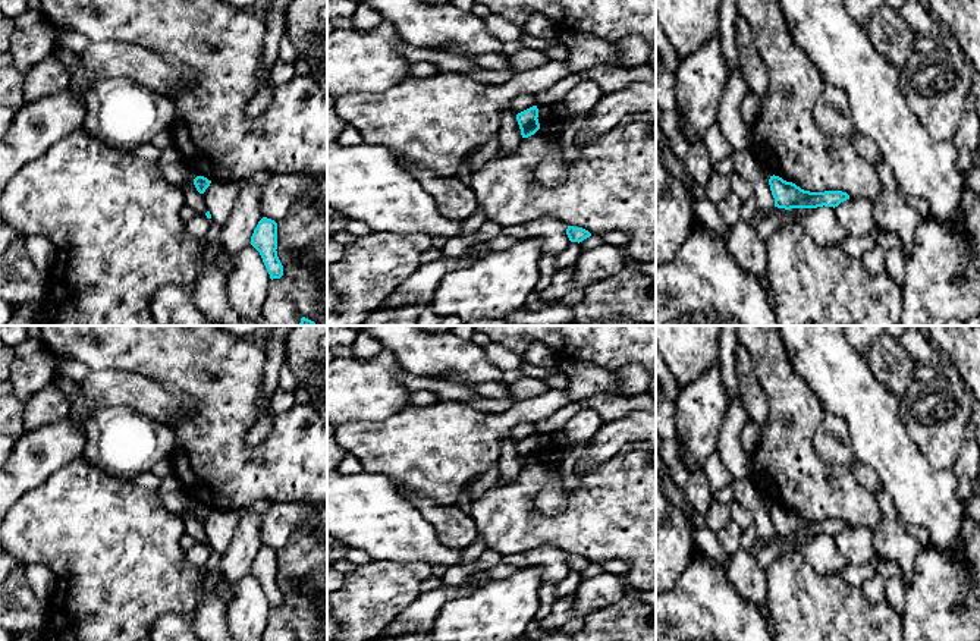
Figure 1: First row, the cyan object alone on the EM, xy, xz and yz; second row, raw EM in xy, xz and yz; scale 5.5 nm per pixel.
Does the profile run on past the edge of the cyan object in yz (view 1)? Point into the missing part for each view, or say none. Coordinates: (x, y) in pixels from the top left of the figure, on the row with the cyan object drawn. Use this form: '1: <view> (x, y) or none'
1: none

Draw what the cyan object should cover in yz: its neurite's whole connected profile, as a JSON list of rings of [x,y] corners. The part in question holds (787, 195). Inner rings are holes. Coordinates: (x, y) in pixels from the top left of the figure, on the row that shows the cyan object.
[[[770,176],[770,191],[778,208],[817,208],[817,207],[838,207],[841,202],[849,199],[849,195],[842,191],[810,192],[804,191],[792,182],[786,182],[779,176]]]

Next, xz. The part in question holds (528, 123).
[[[533,106],[516,114],[516,120],[518,120],[522,138],[528,138],[540,129],[540,123],[537,117],[538,117],[537,106]]]

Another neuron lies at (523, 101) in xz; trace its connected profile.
[[[521,94],[513,100],[511,109],[518,114],[533,106],[535,106],[535,94]]]

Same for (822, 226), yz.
[[[817,207],[808,216],[770,216],[757,226],[758,238],[766,242],[780,229],[798,223],[819,246],[838,246],[849,233],[838,223],[833,207]]]

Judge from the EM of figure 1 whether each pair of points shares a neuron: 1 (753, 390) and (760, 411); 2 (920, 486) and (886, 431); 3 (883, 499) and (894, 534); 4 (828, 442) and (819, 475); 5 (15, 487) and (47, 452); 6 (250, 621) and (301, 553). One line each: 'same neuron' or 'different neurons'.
1: same neuron
2: same neuron
3: same neuron
4: different neurons
5: same neuron
6: different neurons

